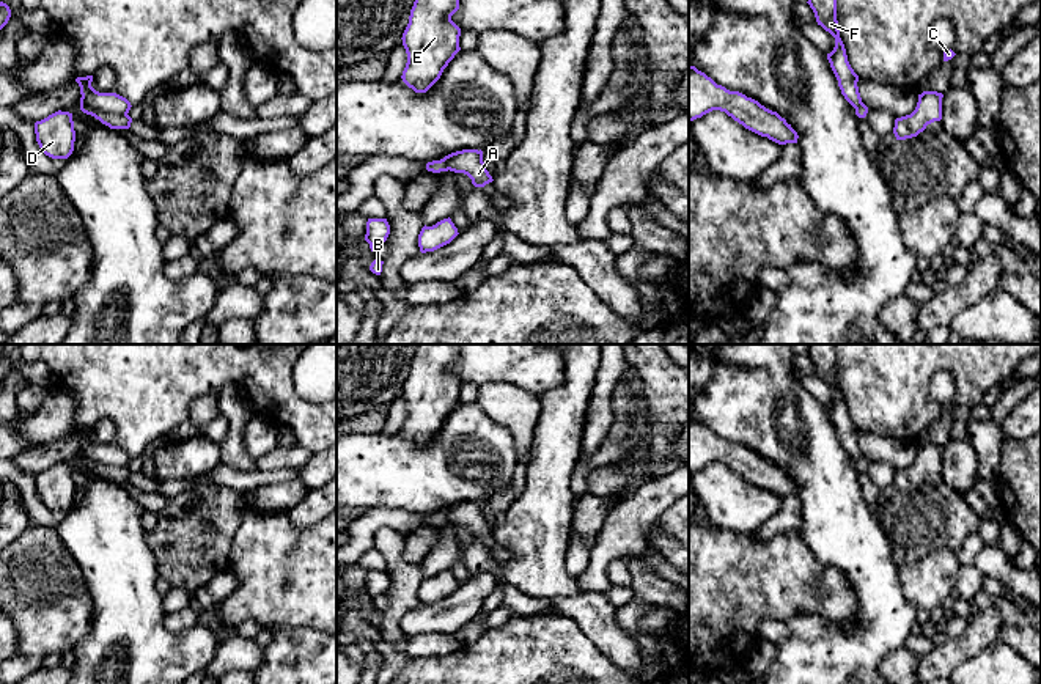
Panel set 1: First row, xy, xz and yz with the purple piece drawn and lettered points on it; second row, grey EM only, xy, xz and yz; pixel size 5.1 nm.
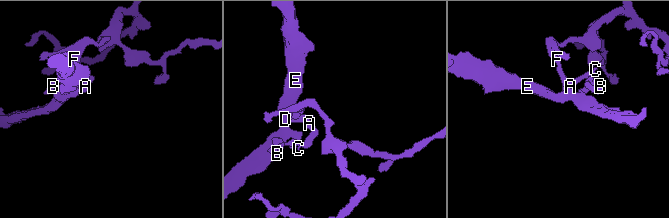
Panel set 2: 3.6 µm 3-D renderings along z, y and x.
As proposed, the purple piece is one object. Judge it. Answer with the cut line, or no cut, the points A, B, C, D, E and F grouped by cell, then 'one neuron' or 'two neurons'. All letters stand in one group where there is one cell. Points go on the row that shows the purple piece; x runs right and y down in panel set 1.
xy (80, 101), (99, 110), (126, 114) | A C F / B D E | two neurons

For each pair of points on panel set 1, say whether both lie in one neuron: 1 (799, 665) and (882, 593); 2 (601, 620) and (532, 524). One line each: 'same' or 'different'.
1: same
2: same

